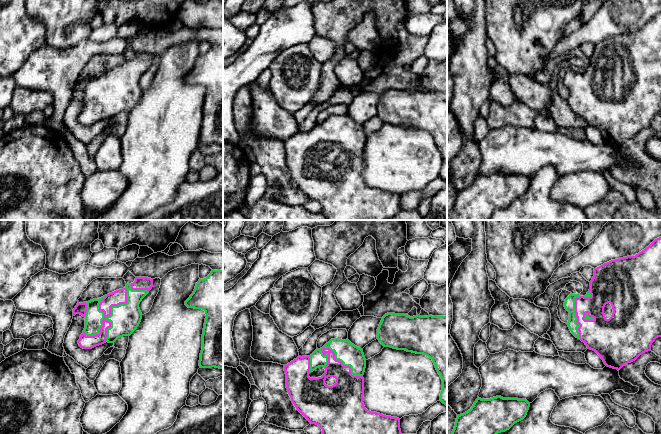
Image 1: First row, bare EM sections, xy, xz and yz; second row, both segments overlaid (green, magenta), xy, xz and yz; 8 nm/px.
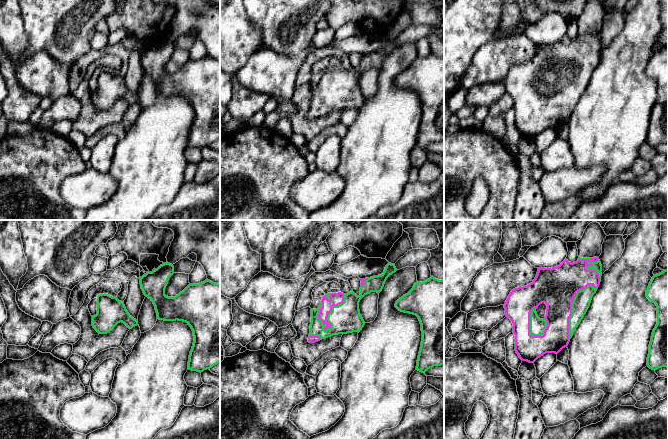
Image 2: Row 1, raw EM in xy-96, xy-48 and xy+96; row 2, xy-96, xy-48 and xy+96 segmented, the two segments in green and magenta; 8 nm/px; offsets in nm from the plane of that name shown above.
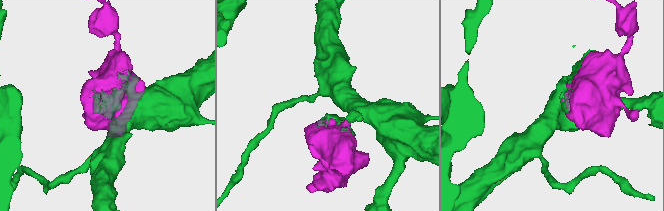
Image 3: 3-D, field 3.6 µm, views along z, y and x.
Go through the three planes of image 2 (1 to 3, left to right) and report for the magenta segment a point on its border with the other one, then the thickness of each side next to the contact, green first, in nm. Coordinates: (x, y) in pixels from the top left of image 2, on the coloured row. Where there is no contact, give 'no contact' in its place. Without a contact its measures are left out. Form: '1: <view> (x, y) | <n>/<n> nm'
1: no contact
2: xy-48 (332, 310) | 240/100 nm
3: xy+96 (572, 308) | 140/320 nm

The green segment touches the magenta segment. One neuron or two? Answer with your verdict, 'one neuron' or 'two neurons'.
one neuron

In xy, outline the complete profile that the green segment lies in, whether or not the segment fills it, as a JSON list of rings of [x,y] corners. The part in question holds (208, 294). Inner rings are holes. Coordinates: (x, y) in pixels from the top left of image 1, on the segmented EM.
[[[212,270],[204,279],[199,279],[190,297],[185,301],[188,308],[202,309],[206,318],[202,334],[200,368],[223,369],[223,270]]]

